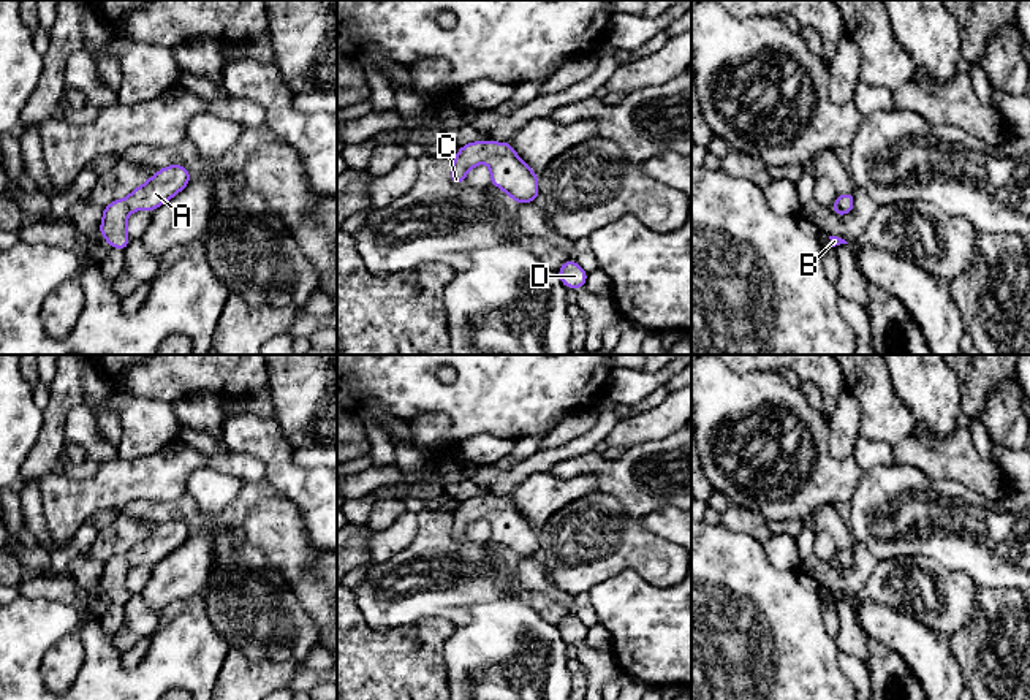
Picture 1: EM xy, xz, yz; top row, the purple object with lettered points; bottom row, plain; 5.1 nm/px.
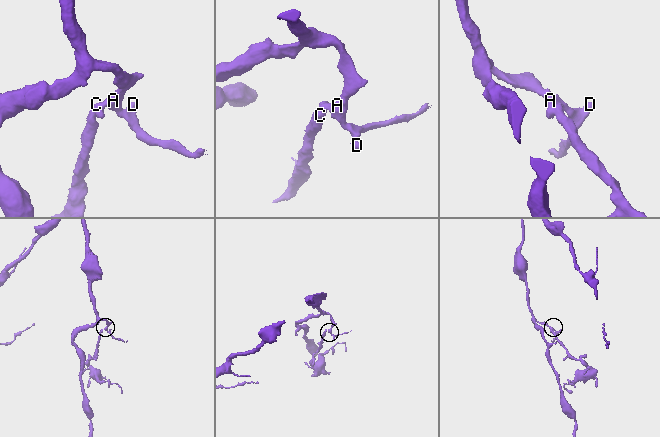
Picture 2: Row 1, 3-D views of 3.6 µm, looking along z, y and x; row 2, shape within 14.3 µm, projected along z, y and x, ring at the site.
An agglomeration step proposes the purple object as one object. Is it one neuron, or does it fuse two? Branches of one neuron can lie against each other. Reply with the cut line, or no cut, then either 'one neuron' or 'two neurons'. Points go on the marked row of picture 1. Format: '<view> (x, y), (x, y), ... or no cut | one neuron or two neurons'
no cut | one neuron

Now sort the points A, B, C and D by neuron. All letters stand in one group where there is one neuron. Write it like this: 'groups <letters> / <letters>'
groups A B C D

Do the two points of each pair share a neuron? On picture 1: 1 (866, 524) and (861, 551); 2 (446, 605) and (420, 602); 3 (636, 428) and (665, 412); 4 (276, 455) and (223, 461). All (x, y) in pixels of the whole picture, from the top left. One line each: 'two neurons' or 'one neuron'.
1: two neurons
2: one neuron
3: one neuron
4: two neurons

